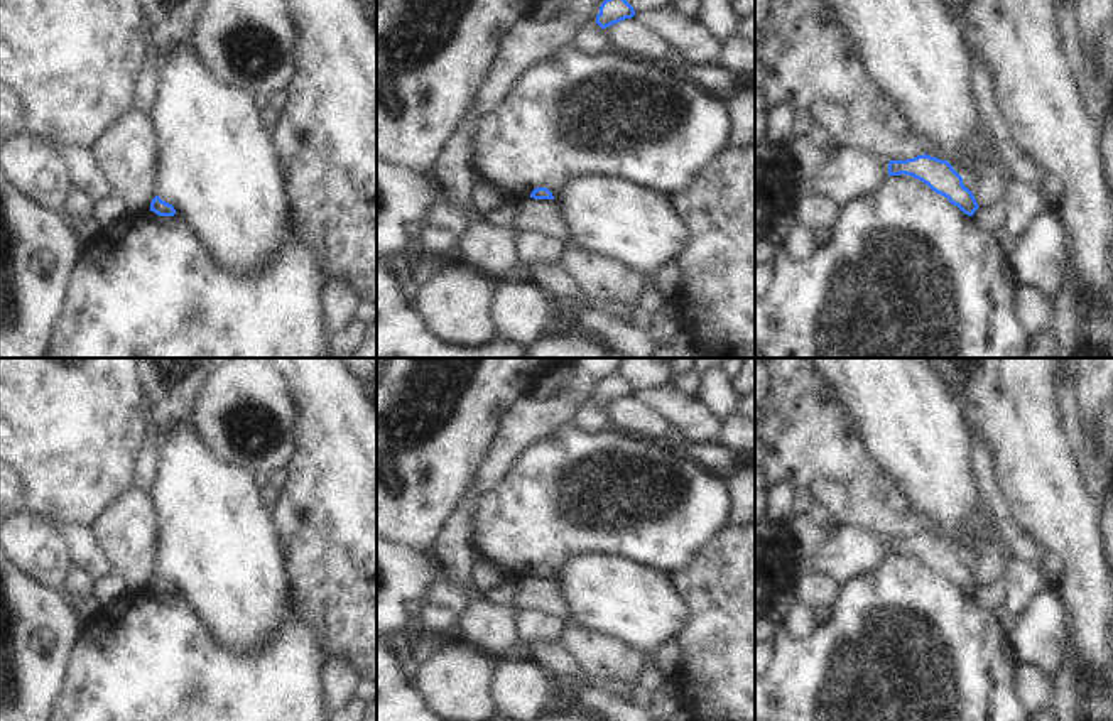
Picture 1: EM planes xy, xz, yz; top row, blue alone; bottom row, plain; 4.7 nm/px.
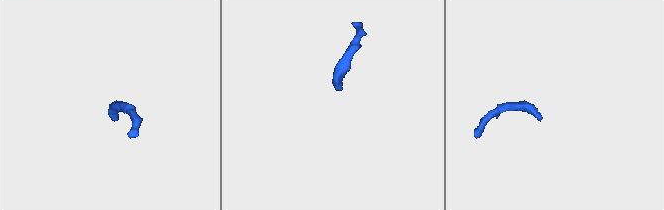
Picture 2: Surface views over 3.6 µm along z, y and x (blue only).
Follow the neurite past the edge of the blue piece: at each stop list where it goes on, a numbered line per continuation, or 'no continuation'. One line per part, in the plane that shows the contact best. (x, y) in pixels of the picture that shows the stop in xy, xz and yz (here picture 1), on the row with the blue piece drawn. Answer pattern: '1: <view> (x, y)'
no continuation

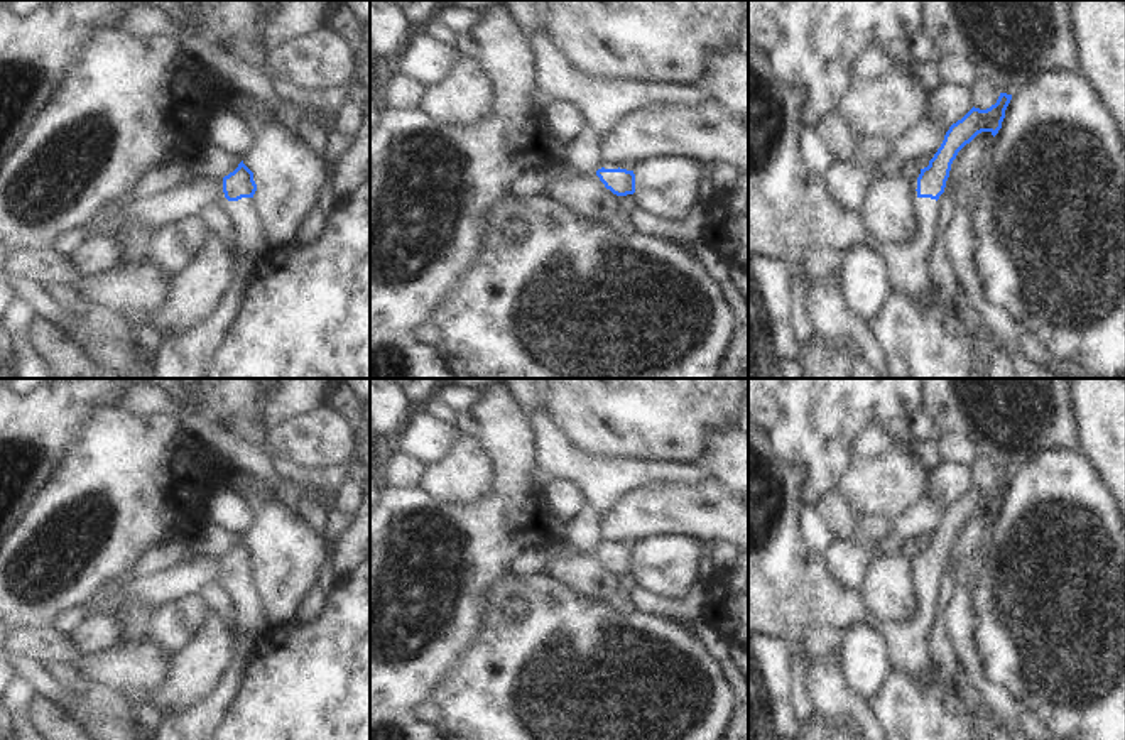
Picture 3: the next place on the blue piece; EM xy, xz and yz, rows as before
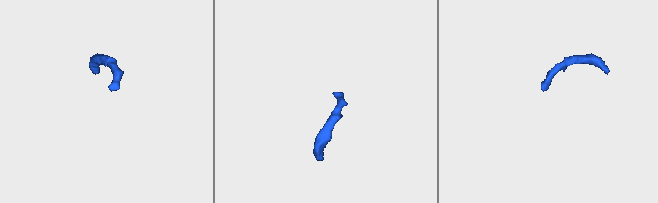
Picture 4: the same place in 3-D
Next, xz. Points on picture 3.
no continuation

